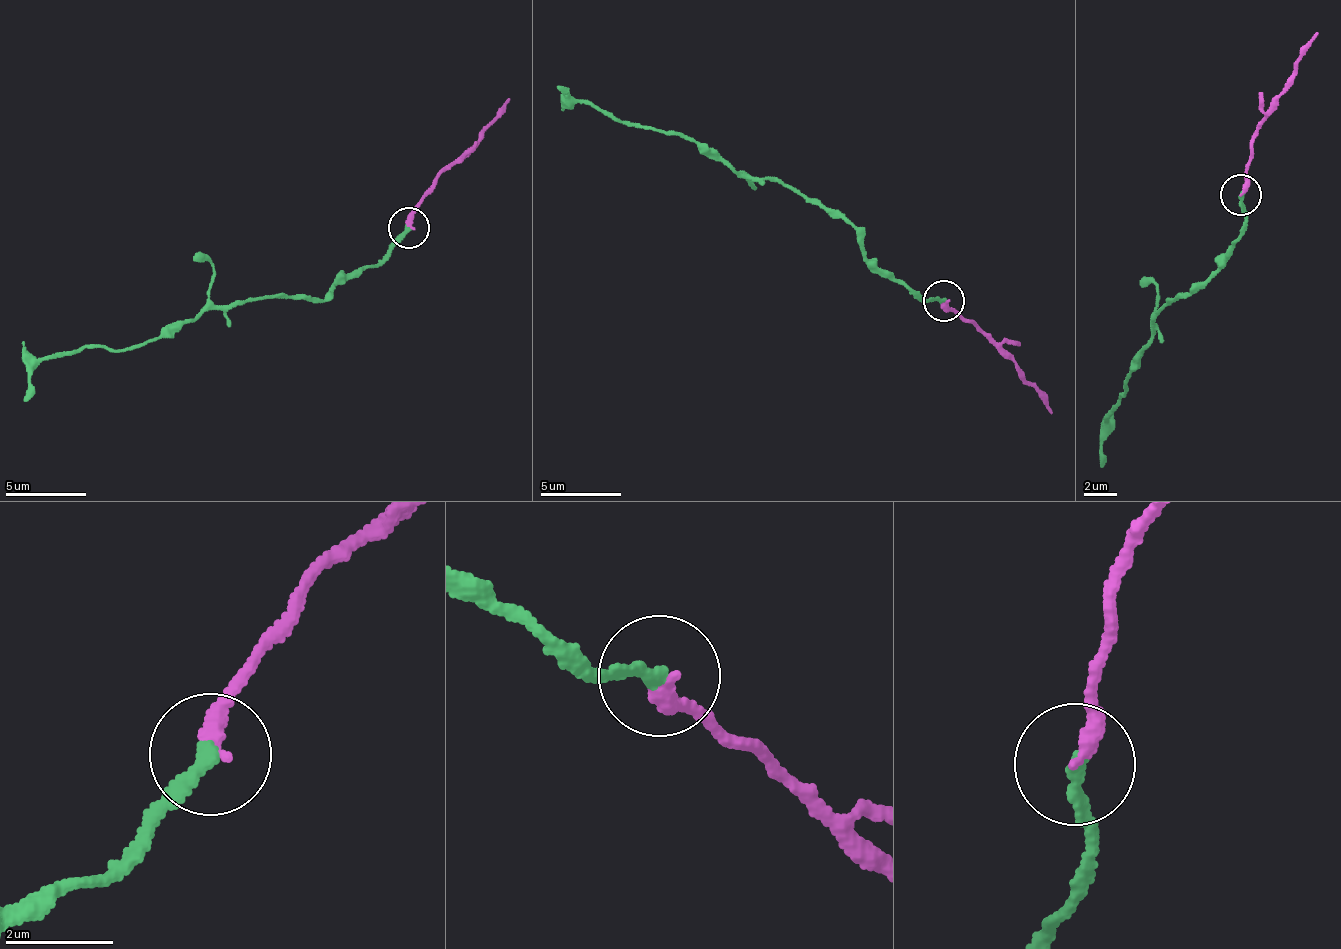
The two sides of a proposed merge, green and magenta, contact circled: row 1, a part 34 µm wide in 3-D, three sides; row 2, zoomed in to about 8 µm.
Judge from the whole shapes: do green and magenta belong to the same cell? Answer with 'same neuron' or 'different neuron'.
same neuron

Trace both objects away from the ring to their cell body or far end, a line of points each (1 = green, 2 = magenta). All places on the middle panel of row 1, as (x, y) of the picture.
1: (944, 301), (913, 297), (868, 255), (853, 228), (775, 180), (747, 181), (681, 134), (628, 126), (556, 85)
2: (944, 301), (962, 320), (976, 323), (1017, 365), (1052, 414)

